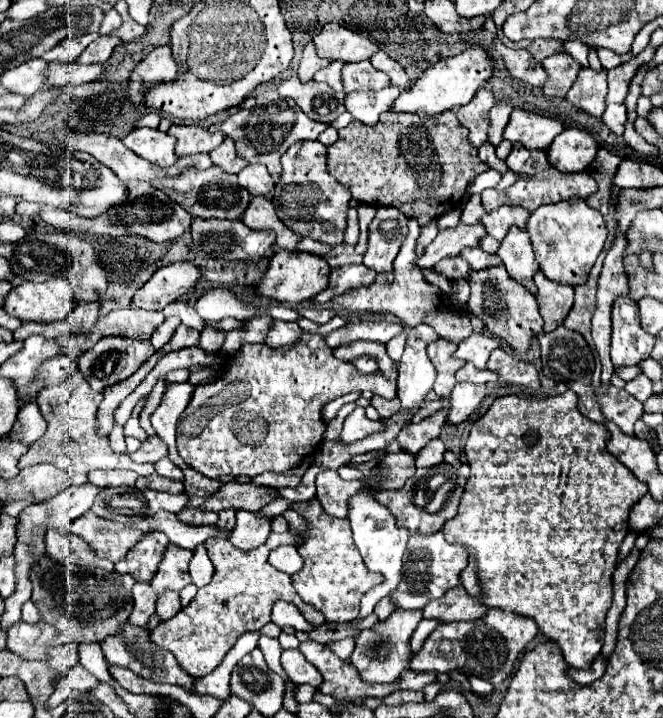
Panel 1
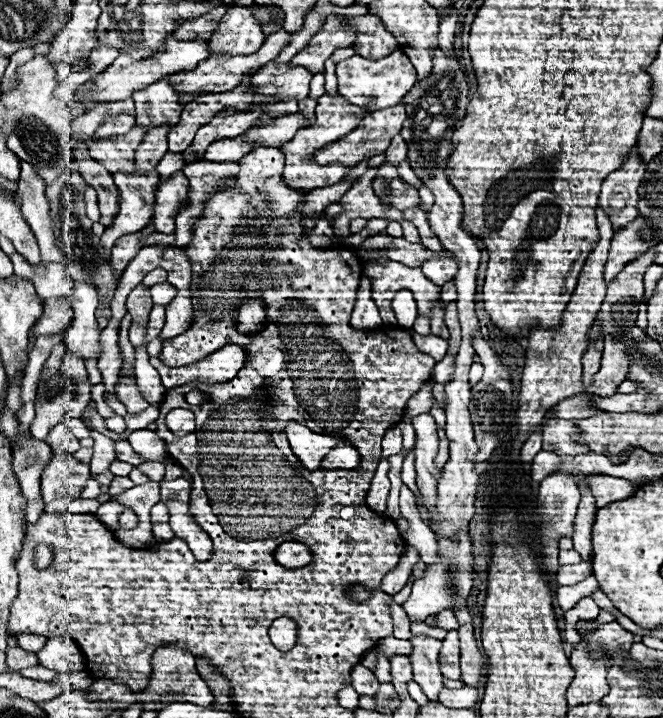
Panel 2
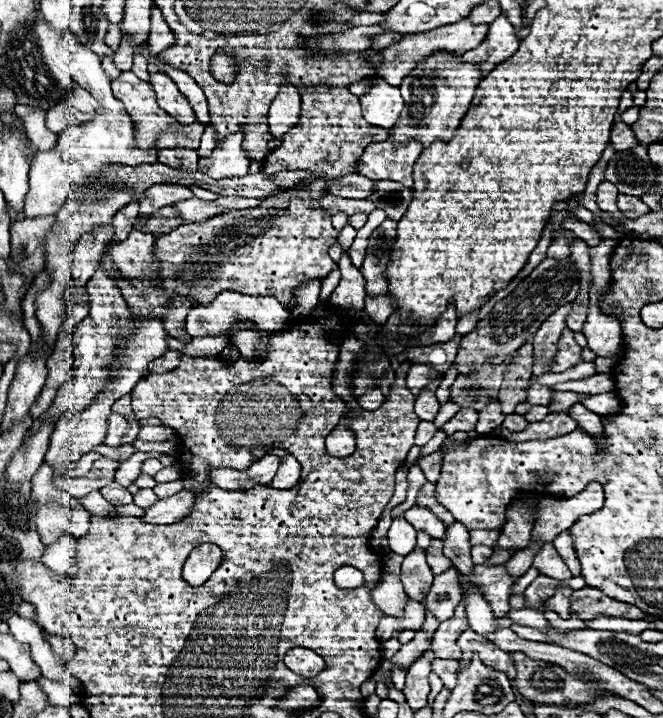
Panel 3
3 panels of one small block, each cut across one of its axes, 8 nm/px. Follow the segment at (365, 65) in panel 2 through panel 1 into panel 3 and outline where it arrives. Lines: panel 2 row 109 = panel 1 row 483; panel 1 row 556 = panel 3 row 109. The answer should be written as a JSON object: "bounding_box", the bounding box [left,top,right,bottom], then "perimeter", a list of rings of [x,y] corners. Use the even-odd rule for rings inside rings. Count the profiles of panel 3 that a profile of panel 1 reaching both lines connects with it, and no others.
{"bounding_box":[360,78,404,128],"perimeter":[[[378,78],[370,92],[366,96],[360,96],[362,104],[362,116],[380,128],[392,128],[396,120],[400,118],[400,112],[404,108],[404,100],[400,96],[400,88],[394,88],[386,84],[382,78]]]}

